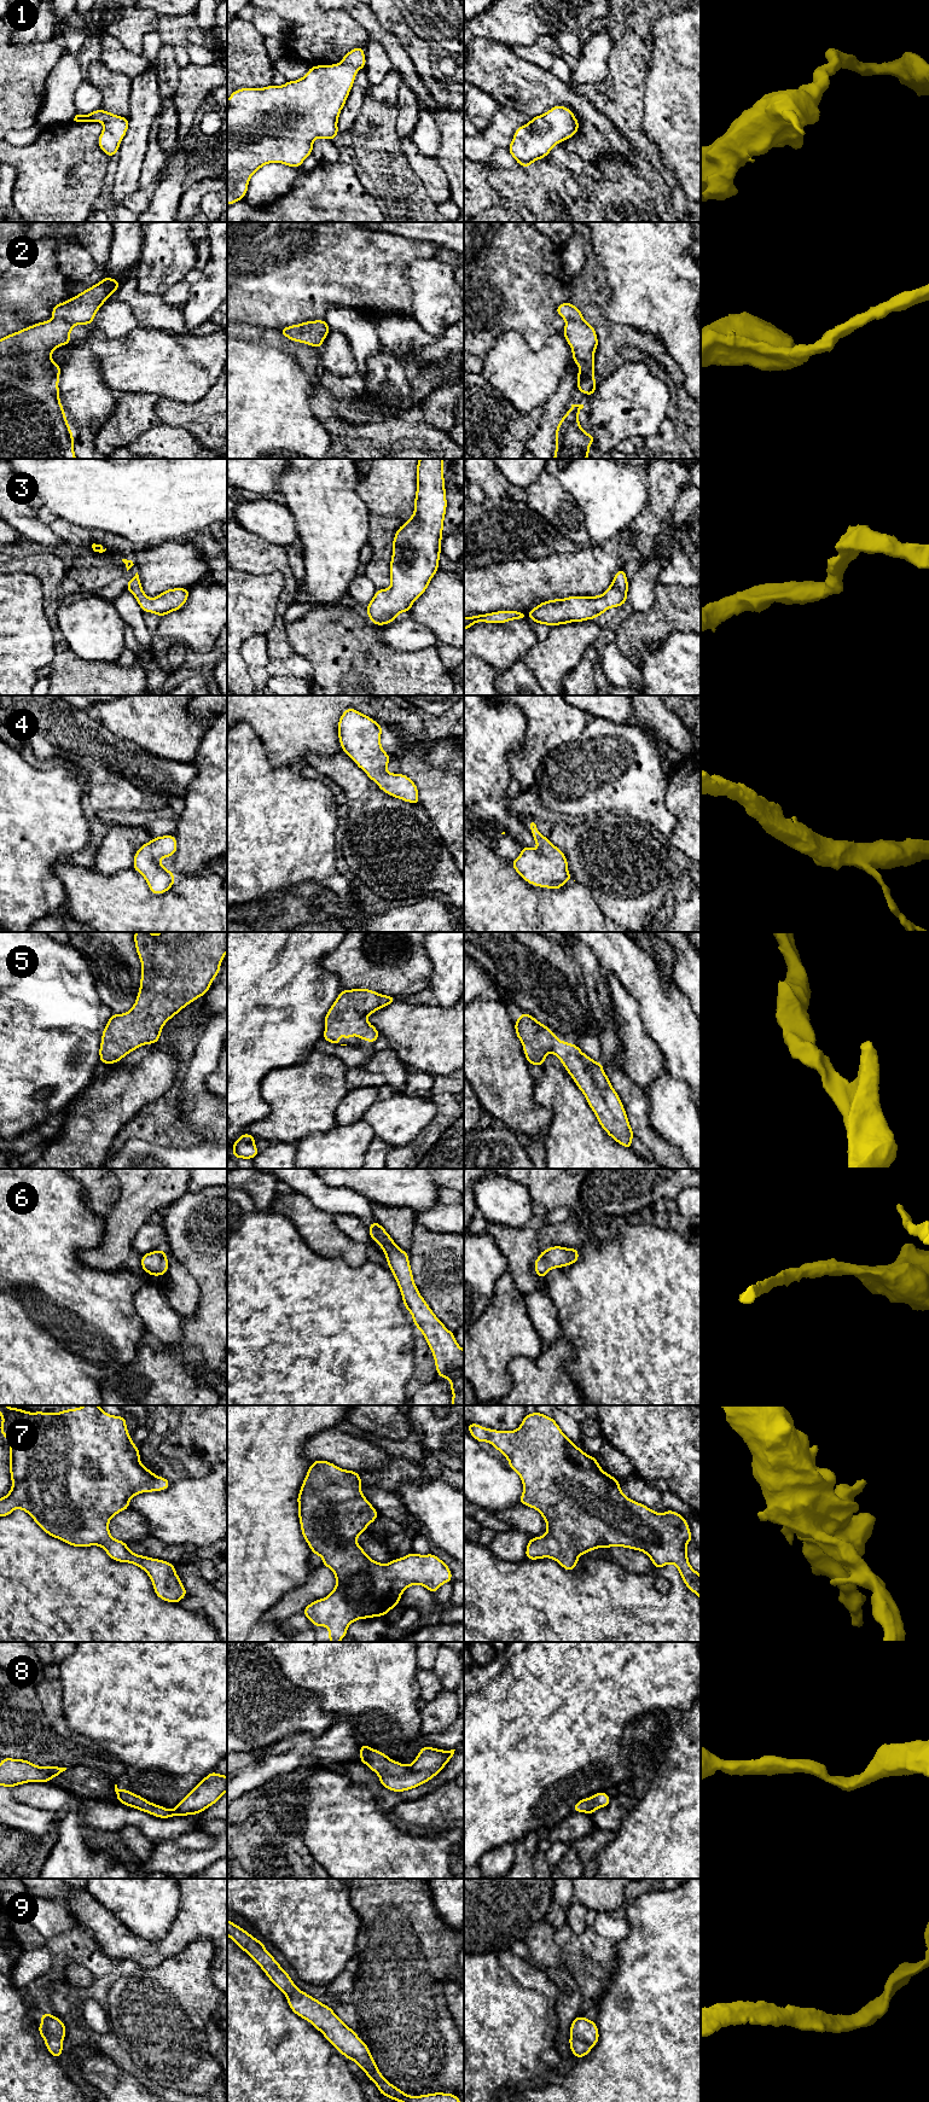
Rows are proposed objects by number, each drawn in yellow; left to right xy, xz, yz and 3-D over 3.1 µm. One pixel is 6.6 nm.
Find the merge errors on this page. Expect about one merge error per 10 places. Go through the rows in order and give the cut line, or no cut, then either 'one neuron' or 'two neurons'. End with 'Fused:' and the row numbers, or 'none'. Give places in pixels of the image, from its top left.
1: no cut; one neuron
2: no cut; one neuron
3: no cut; one neuron
4: no cut; one neuron
5: no cut; one neuron
6: no cut; one neuron
7: no cut; one neuron
8: no cut; one neuron
9: no cut; one neuron
Fused: none

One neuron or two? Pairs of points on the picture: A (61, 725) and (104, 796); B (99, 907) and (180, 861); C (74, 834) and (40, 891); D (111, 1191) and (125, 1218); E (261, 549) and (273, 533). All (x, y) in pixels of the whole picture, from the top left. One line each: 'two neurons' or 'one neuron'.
A: one neuron
B: two neurons
C: one neuron
D: two neurons
E: two neurons

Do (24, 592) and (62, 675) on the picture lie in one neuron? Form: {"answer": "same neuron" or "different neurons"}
{"answer": "different neurons"}

